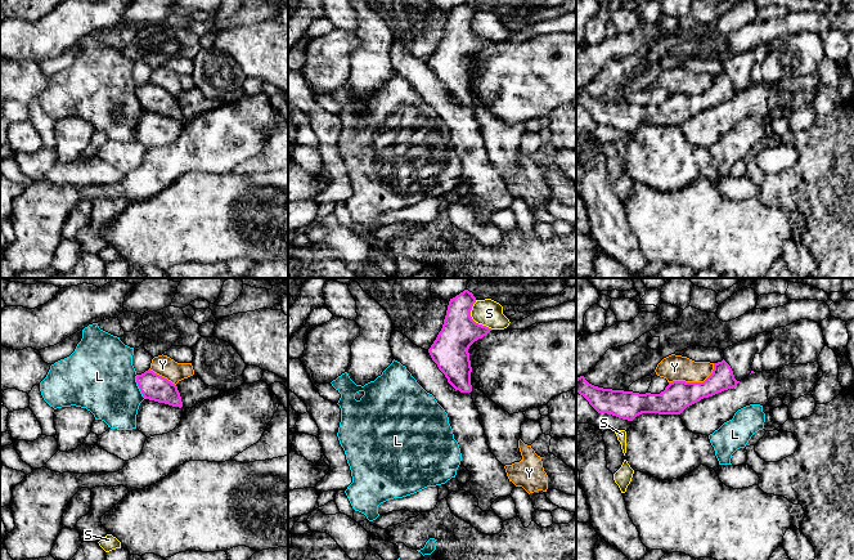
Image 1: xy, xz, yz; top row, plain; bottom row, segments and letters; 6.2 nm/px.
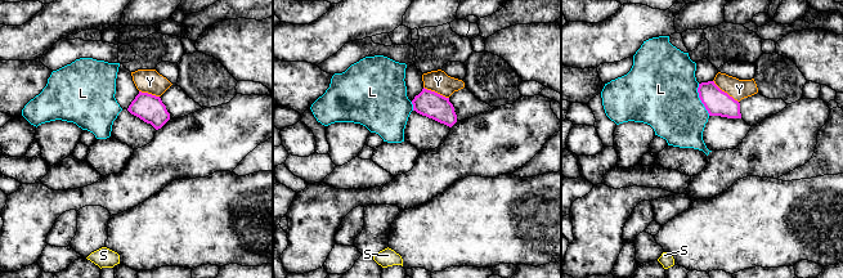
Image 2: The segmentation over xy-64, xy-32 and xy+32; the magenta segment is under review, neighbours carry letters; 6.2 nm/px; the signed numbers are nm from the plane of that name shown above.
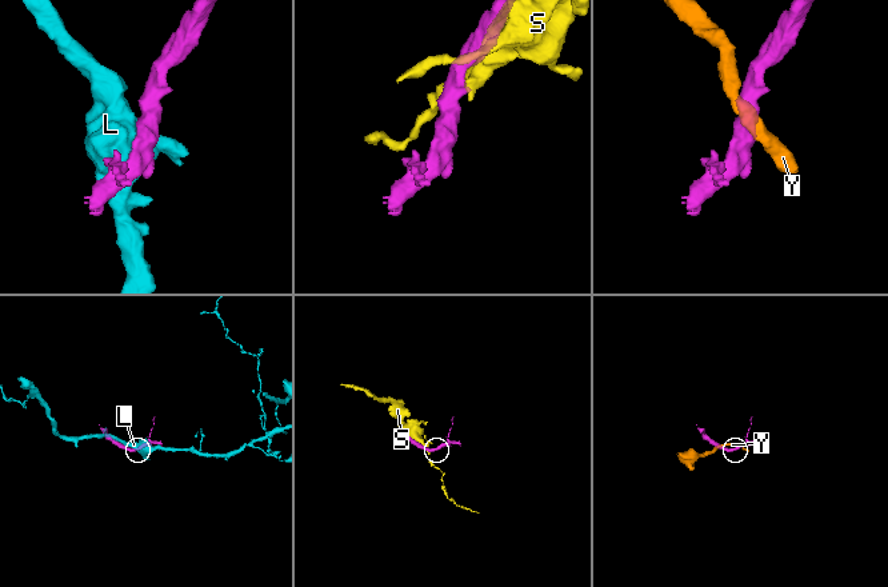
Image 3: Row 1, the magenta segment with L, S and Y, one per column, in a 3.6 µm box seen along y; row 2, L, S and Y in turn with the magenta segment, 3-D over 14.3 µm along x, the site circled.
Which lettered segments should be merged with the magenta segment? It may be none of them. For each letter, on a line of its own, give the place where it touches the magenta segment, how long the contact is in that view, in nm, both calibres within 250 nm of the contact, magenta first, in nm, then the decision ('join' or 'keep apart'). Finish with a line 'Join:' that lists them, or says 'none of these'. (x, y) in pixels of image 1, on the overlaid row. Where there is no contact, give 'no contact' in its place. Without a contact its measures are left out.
L: xy (138, 385) | 160 nm | 160/440 nm | keep apart
S: xz (472, 319) | 220 nm | 220/170 nm | keep apart
Y: yz (695, 382) | 320 nm | 180/160 nm | keep apart
Join: none of these

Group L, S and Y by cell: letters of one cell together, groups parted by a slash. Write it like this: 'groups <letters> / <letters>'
groups L / S / Y

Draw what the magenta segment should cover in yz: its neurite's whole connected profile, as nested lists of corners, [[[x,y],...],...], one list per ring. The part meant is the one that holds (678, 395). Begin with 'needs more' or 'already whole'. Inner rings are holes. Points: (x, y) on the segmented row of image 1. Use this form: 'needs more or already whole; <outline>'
already whole; [[[723,359],[714,363],[713,373],[704,382],[673,381],[660,394],[639,394],[624,390],[603,389],[589,384],[584,376],[576,378],[576,393],[583,395],[598,413],[607,413],[622,420],[633,421],[642,413],[680,415],[687,407],[704,398],[713,397],[737,386],[731,366]]]

